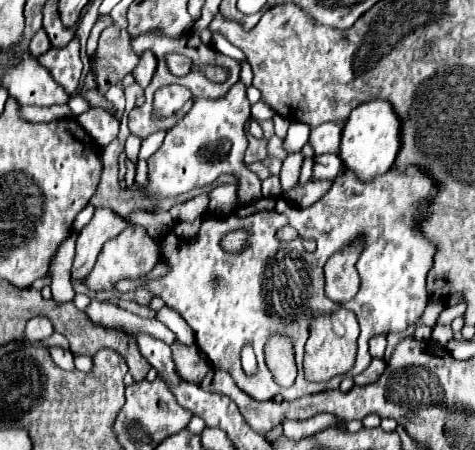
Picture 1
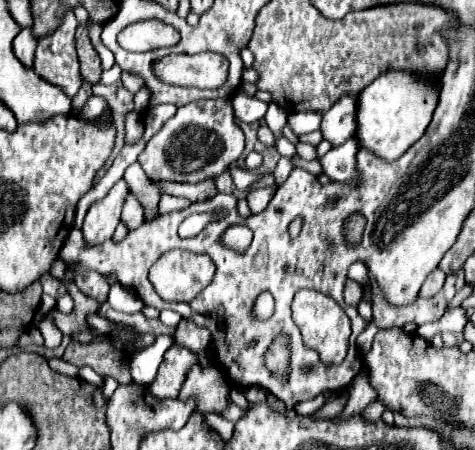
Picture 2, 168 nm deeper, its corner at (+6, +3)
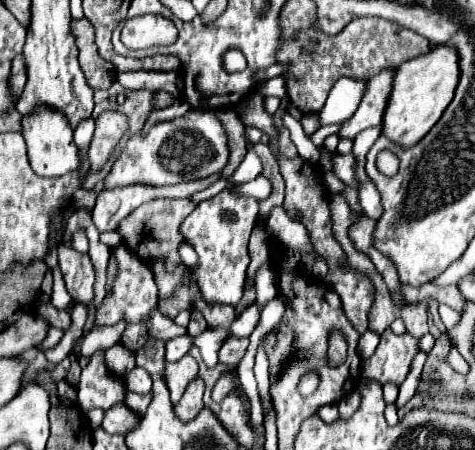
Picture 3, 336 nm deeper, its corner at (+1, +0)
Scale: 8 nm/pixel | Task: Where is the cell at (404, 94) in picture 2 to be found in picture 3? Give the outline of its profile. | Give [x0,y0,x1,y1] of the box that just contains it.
[383,46,459,148]

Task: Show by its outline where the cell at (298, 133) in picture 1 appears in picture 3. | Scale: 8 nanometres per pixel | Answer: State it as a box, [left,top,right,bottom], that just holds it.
[319,78,367,124]

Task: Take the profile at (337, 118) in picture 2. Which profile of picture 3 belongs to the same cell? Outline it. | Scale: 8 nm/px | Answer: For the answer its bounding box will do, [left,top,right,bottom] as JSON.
[339,68,397,138]

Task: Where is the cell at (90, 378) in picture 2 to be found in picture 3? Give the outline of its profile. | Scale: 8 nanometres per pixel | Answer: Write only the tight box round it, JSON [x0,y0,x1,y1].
[125,390,152,416]

